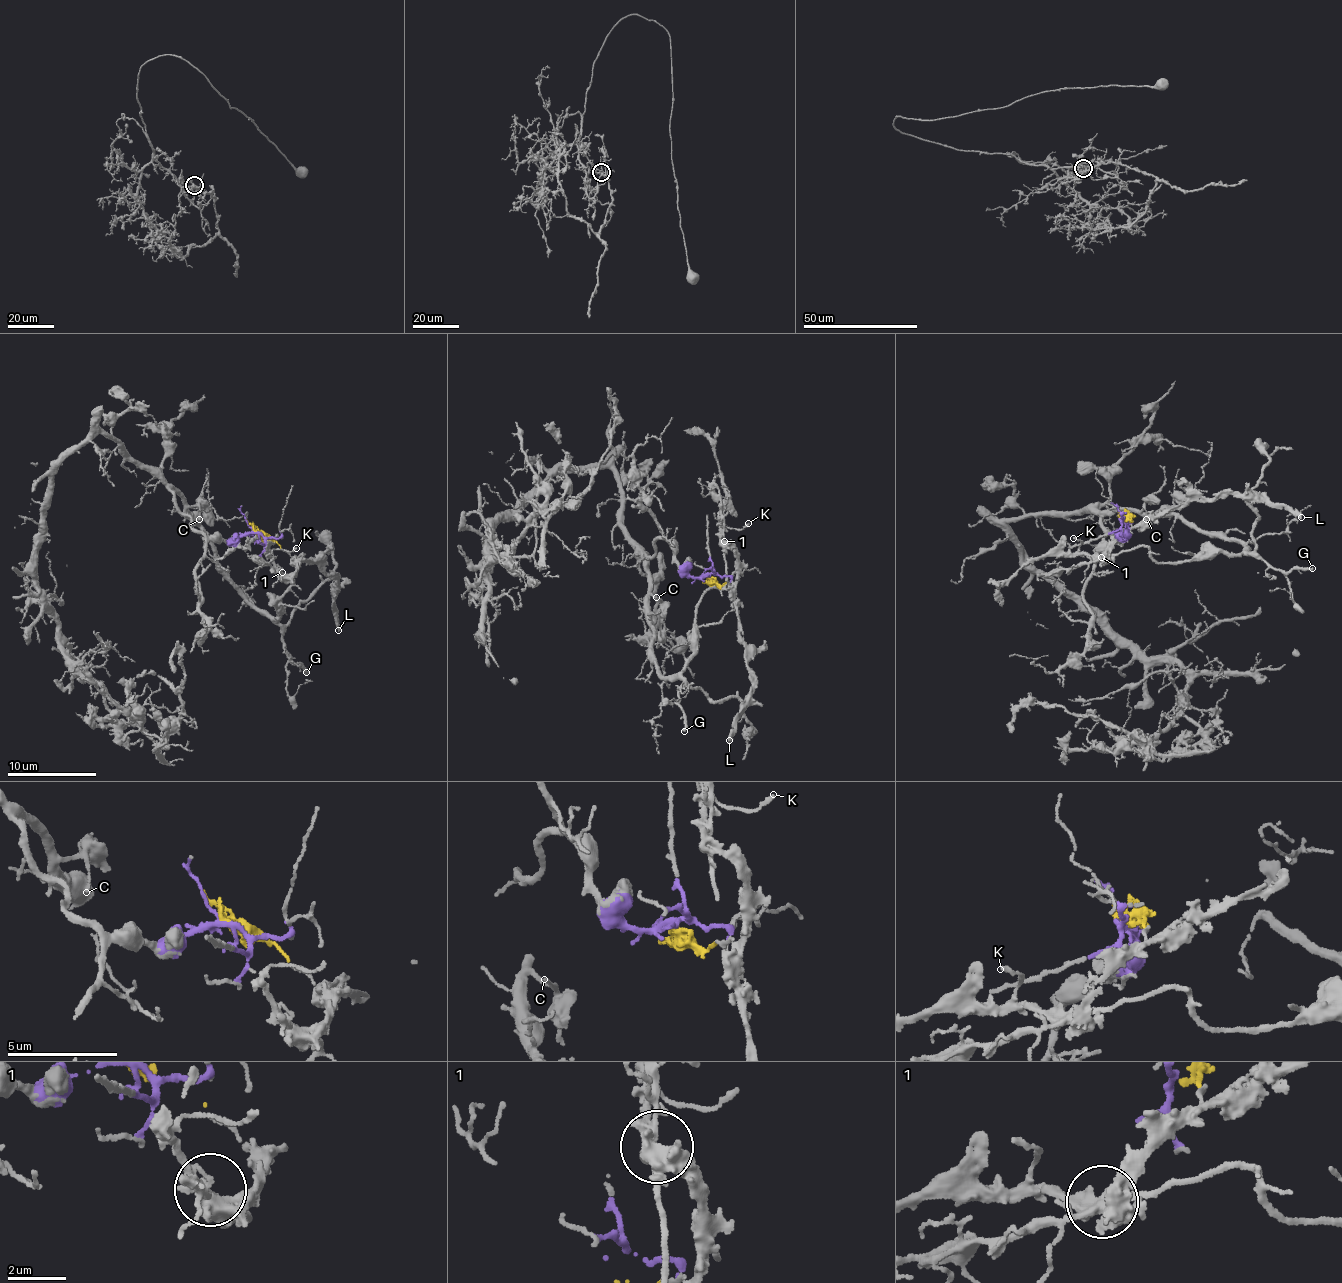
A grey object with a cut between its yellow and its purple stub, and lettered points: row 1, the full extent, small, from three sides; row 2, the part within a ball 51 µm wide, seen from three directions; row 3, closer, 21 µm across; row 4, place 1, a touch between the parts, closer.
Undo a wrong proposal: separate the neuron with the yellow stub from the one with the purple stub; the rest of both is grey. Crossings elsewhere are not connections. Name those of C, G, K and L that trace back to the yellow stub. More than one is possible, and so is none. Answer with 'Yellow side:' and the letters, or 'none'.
Yellow side: K, L

